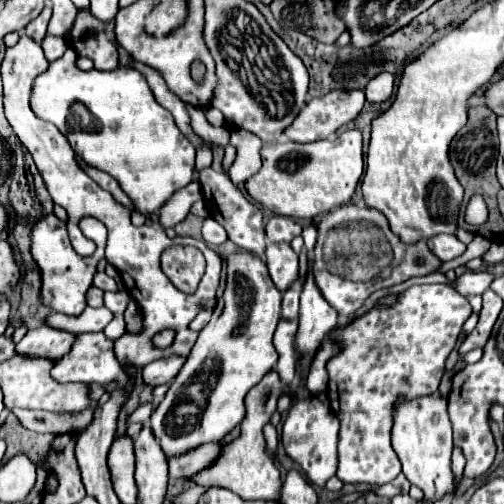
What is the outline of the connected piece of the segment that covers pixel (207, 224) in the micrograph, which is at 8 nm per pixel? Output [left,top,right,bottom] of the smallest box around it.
[202,217,226,245]

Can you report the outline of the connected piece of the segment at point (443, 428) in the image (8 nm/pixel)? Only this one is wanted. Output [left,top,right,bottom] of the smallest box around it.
[392,395,454,501]

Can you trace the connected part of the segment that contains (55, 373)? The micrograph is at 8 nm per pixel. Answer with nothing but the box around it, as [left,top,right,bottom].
[52,333,130,393]

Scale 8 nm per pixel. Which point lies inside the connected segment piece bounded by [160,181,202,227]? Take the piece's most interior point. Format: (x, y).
(177, 208)

